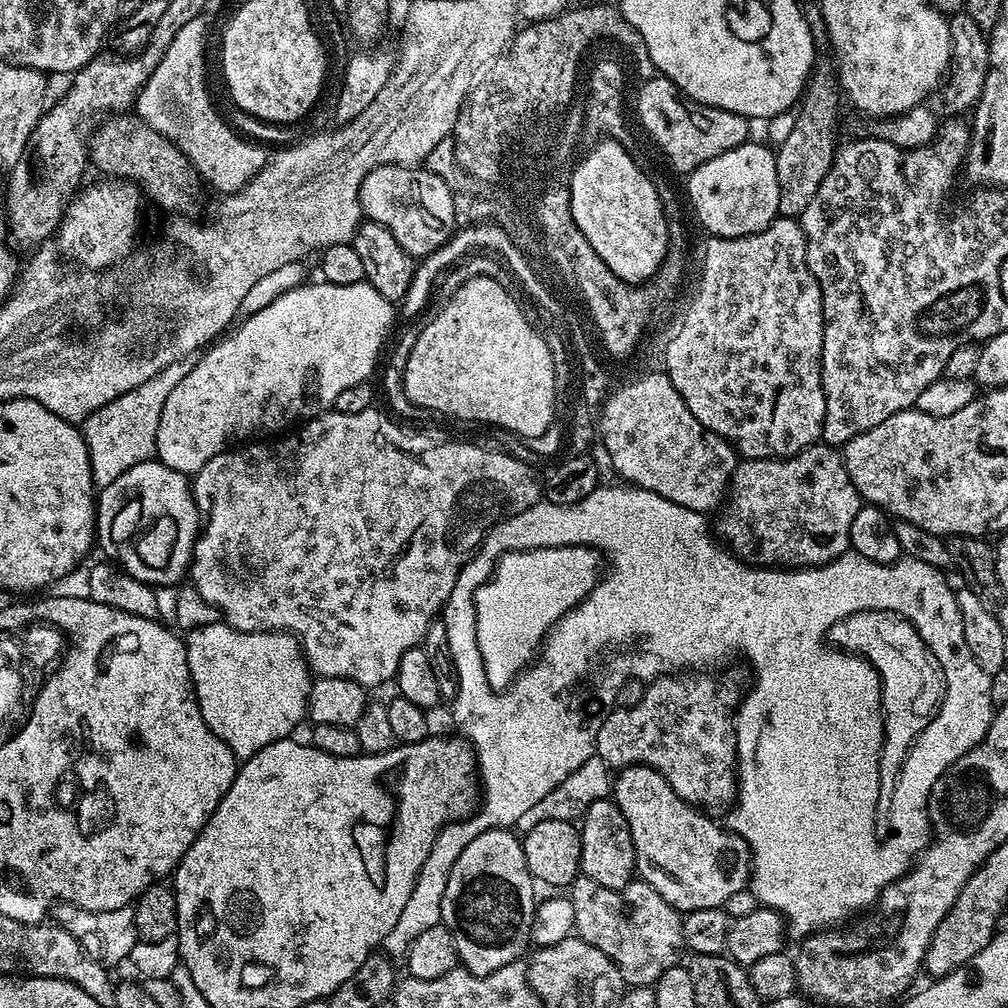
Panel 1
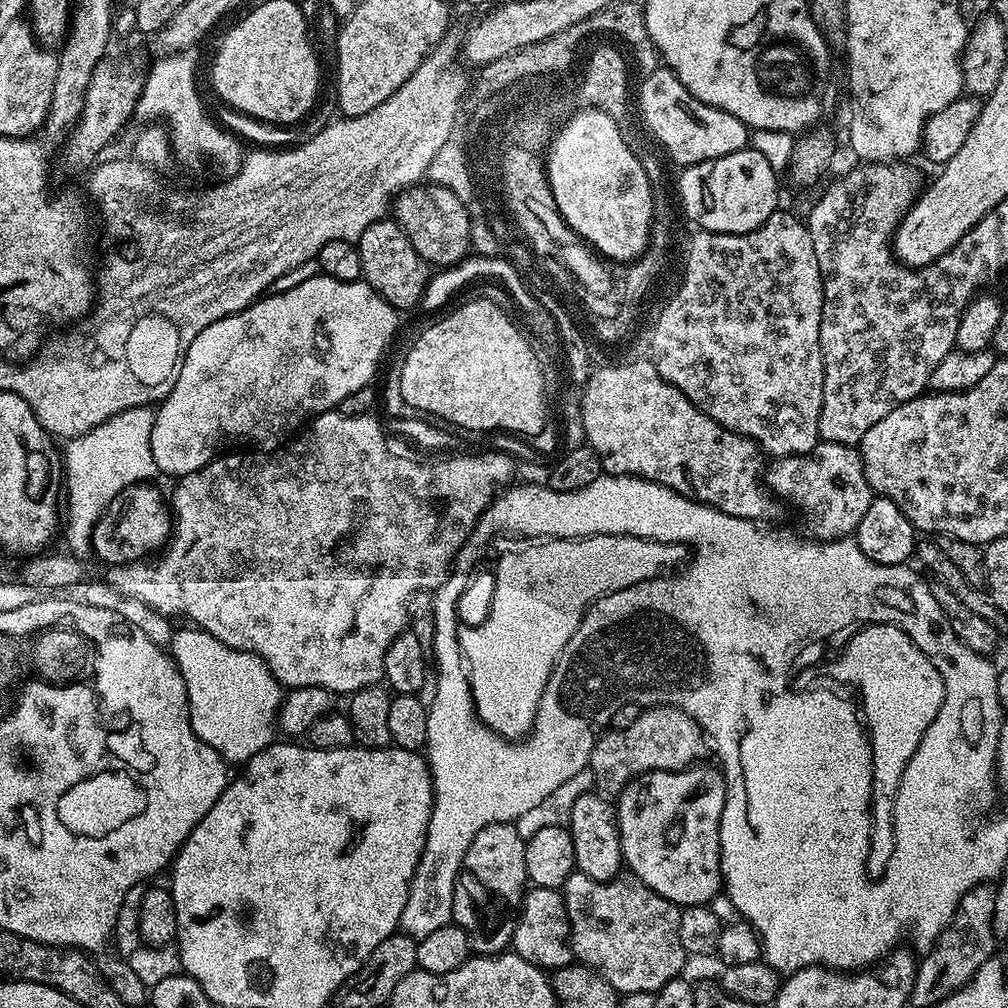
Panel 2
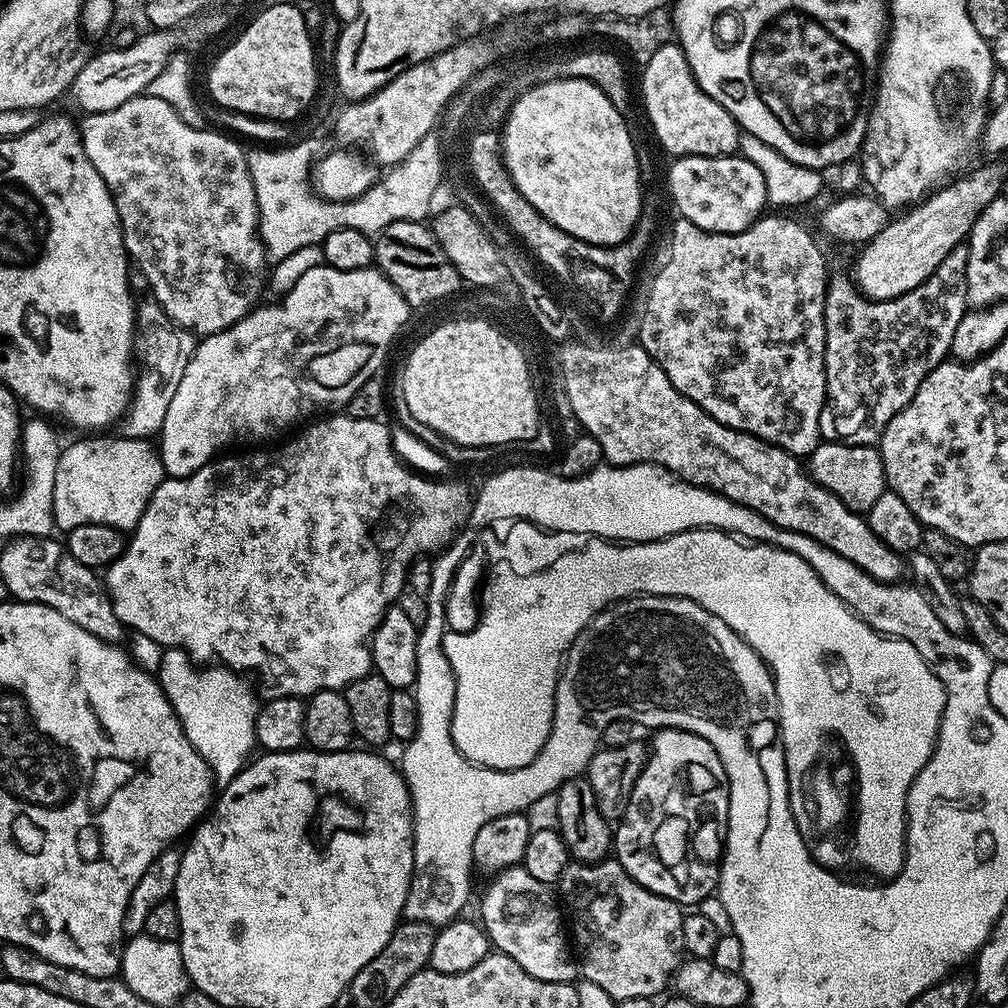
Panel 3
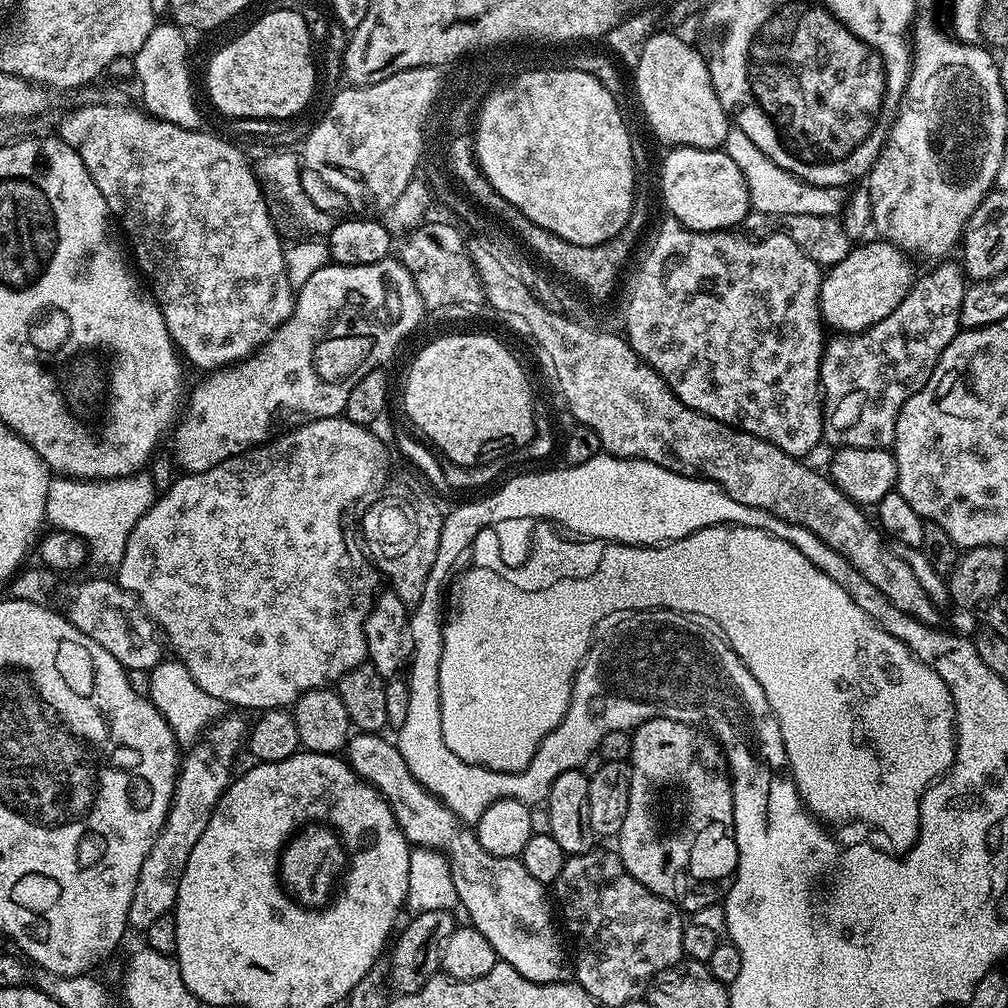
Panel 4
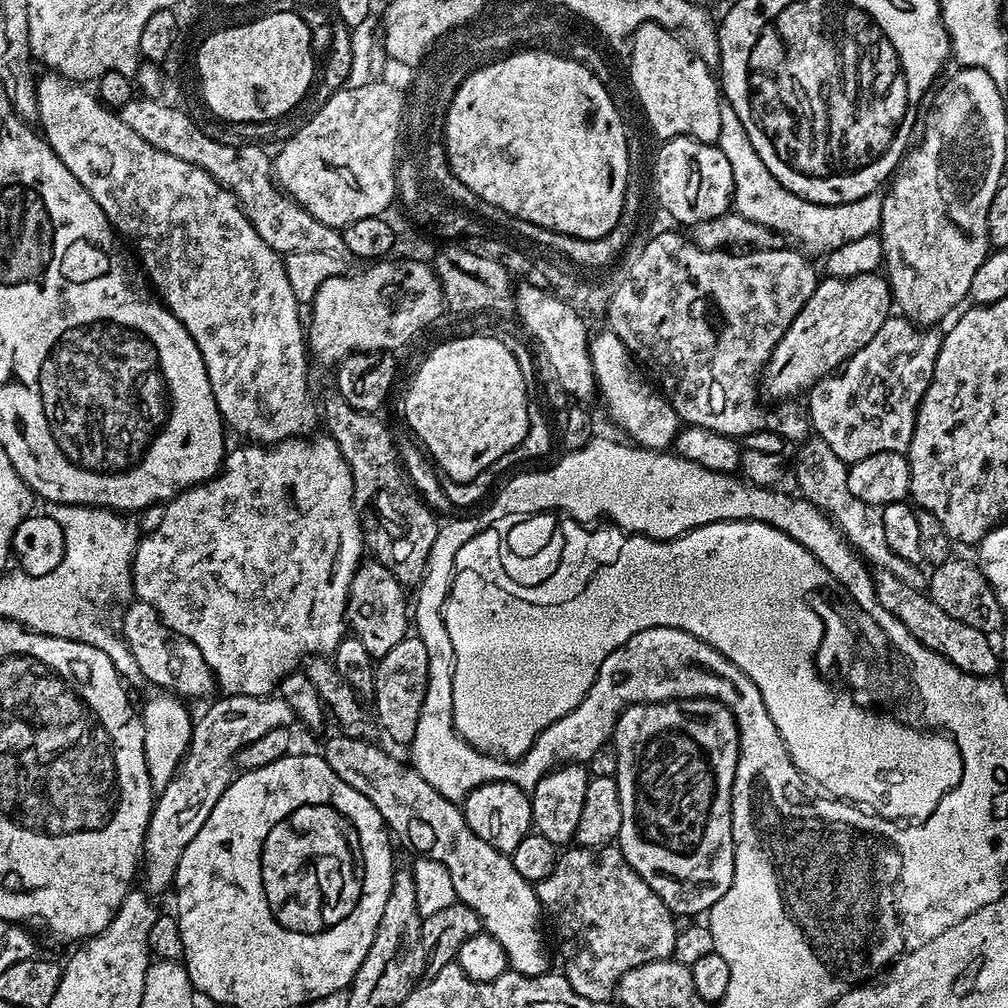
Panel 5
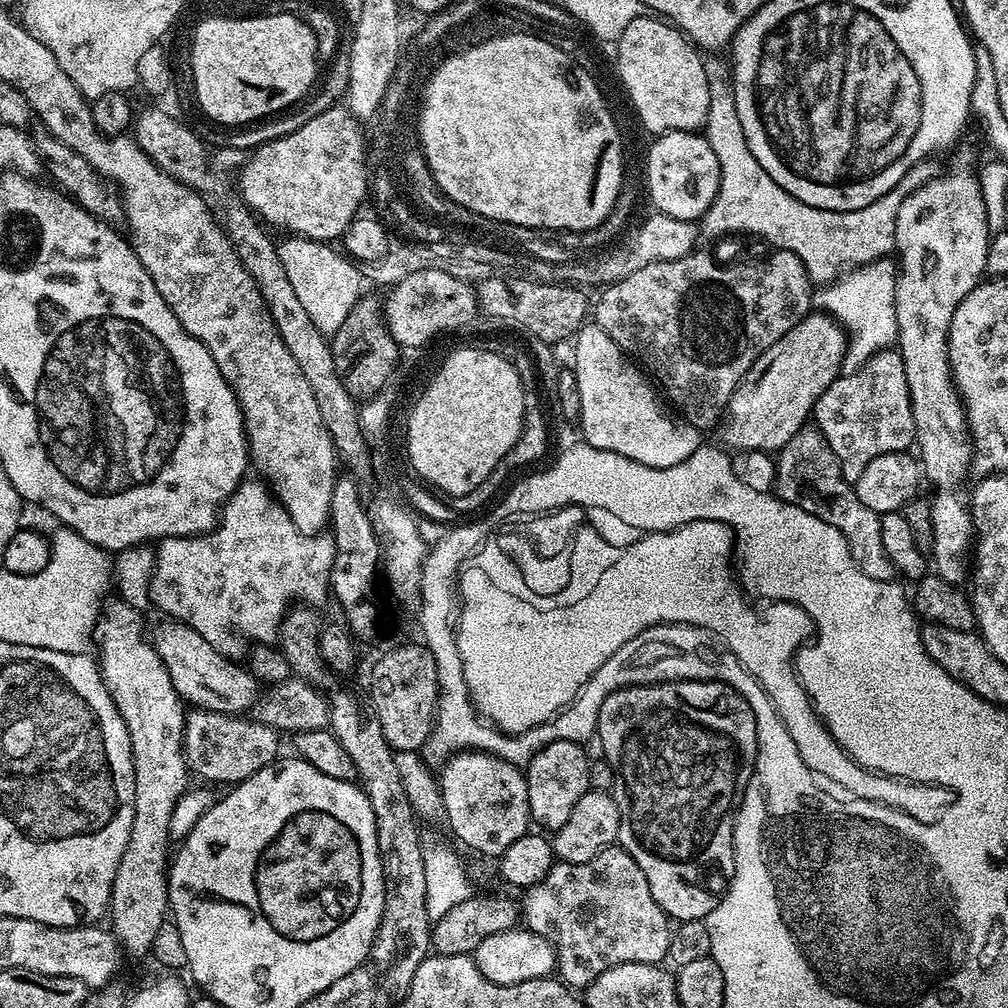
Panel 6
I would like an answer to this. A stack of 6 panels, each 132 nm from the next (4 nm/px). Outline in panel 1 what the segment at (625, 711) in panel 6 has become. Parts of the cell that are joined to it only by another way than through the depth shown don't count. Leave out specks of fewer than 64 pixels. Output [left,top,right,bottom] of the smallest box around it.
[614,764,752,914]

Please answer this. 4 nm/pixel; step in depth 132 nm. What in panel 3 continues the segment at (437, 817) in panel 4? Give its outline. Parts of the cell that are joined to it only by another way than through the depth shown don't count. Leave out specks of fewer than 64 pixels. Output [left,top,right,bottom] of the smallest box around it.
[479,866,578,984]

